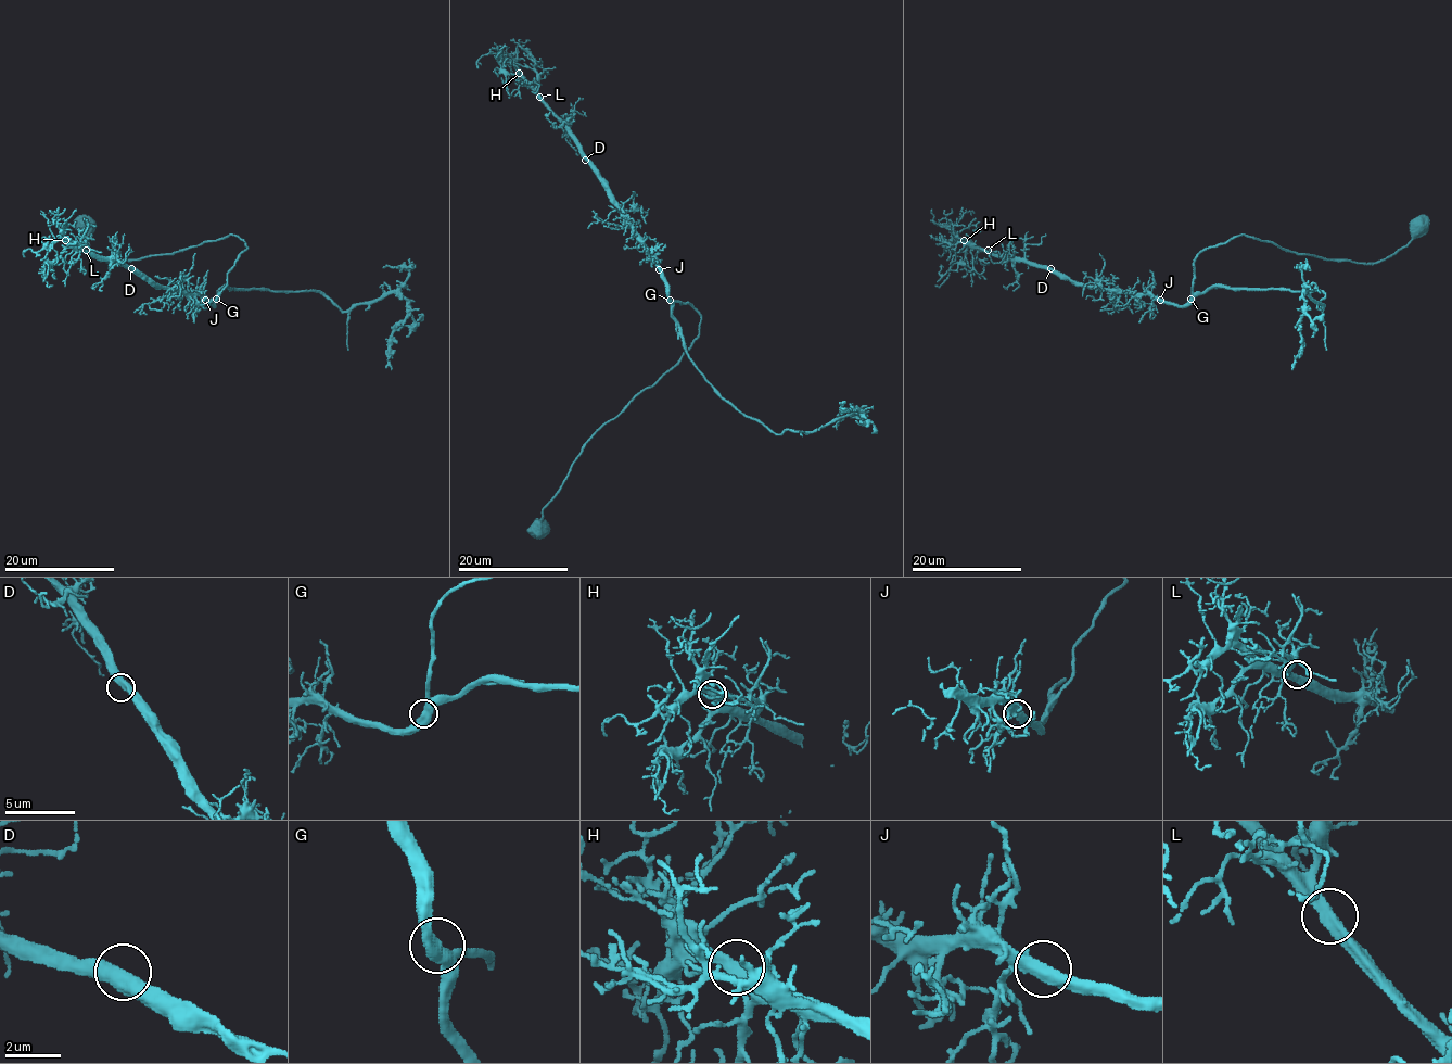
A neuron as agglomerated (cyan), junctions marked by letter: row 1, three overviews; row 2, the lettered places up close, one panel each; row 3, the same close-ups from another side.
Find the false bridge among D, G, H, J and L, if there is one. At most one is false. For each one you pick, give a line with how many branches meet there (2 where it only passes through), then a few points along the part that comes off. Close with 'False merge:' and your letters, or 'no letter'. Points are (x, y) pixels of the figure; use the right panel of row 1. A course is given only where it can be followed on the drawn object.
False merge: no letter

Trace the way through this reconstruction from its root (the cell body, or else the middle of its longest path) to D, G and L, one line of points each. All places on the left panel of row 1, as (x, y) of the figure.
D: (85, 223), (88, 248), (112, 264), (228, 235), (247, 248), (213, 305), (153, 286), (131, 268)
G: (85, 223), (88, 248), (112, 264), (174, 254), (237, 235), (247, 248), (216, 300)
L: (85, 223), (88, 248), (112, 264), (174, 254), (228, 235), (247, 248), (213, 305), (86, 250)

